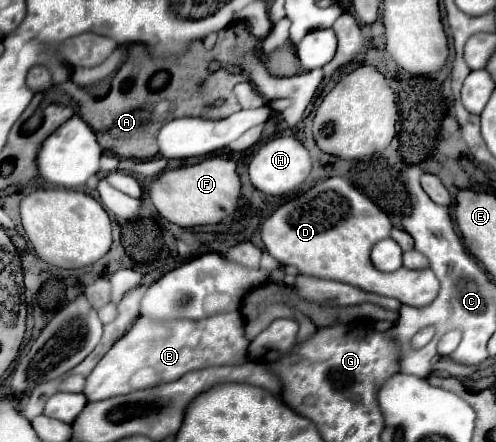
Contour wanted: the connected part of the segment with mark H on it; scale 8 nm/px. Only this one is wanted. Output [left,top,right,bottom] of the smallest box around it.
[249,136,311,196]

